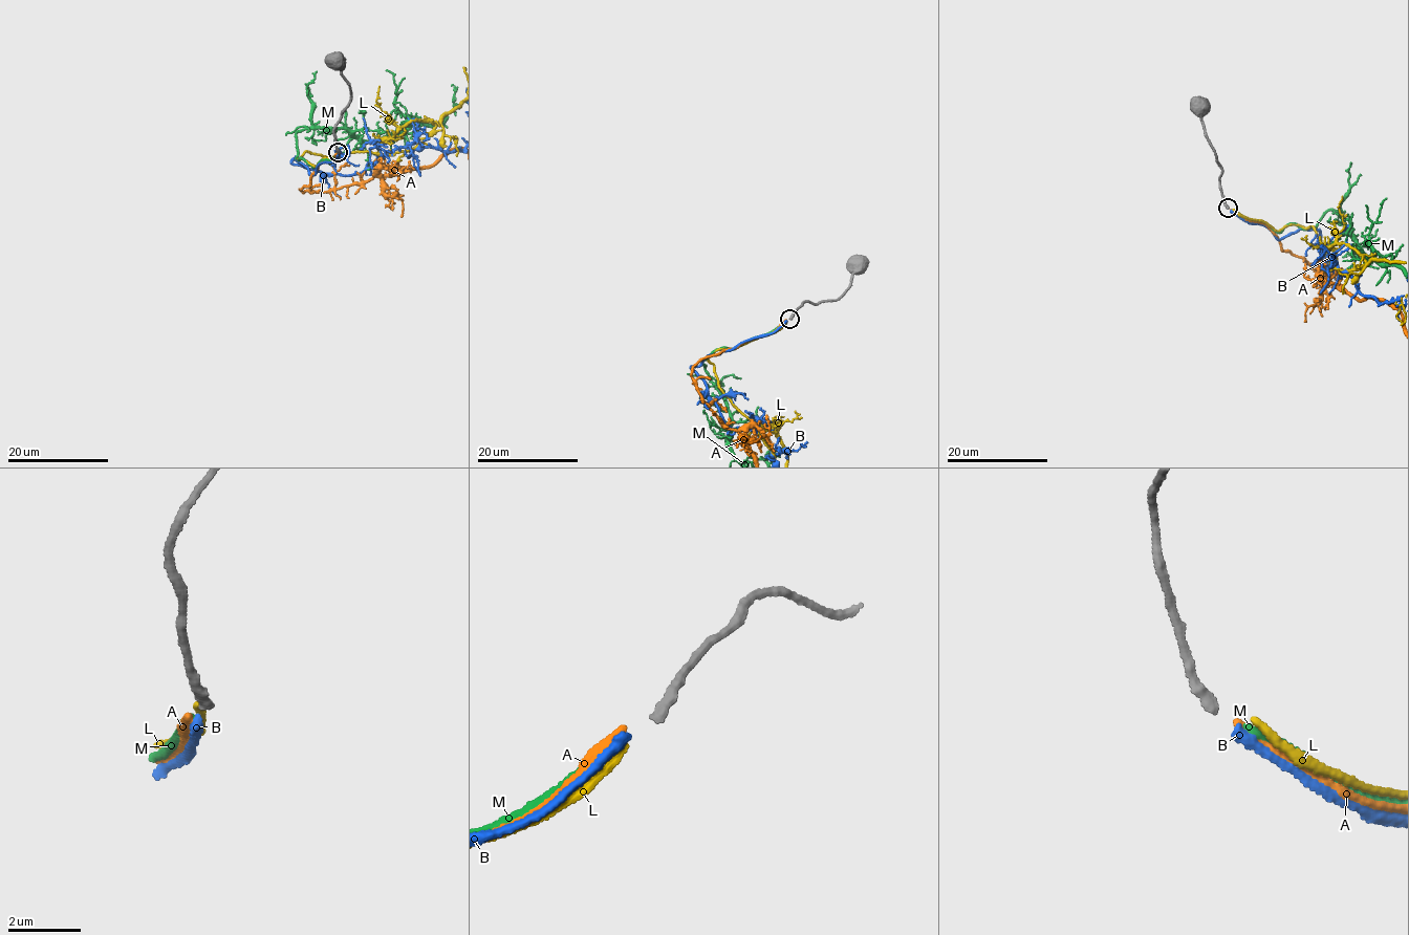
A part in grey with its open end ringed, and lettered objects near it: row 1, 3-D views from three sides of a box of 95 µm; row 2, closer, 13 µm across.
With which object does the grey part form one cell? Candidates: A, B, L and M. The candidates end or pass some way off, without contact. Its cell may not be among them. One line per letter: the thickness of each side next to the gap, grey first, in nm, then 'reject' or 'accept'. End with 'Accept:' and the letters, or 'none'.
A: calibres 280 and 240 nm; reject
B: calibres 280 and 280 nm; reject
L: calibres 280 and 220 nm; reject
M: calibres 280 and 200 nm; accept
Accept: M

